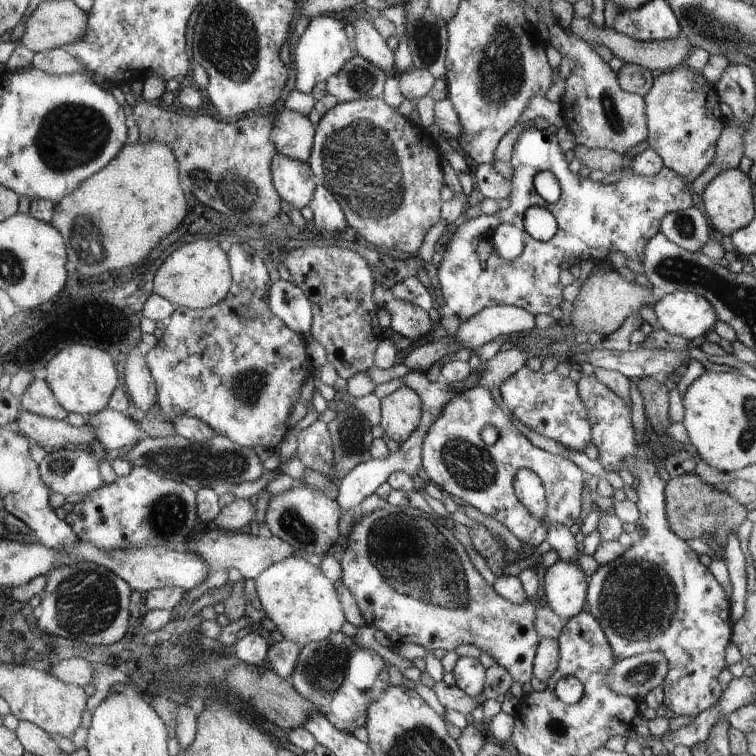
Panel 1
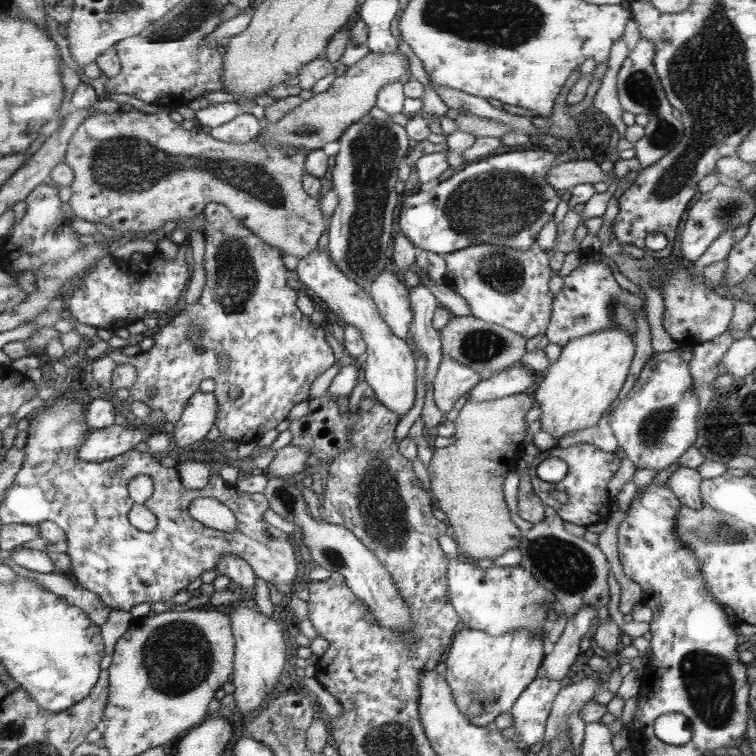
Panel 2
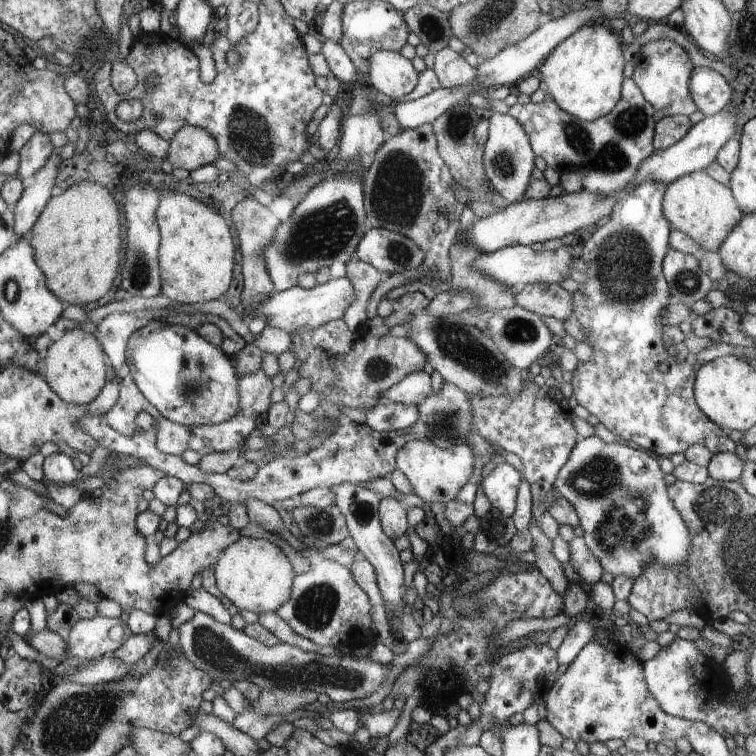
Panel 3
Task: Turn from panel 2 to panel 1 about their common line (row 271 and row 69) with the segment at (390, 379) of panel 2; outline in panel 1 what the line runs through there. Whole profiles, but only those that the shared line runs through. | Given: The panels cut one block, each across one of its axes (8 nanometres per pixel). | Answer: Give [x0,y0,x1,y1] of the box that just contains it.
[291,15,352,94]

